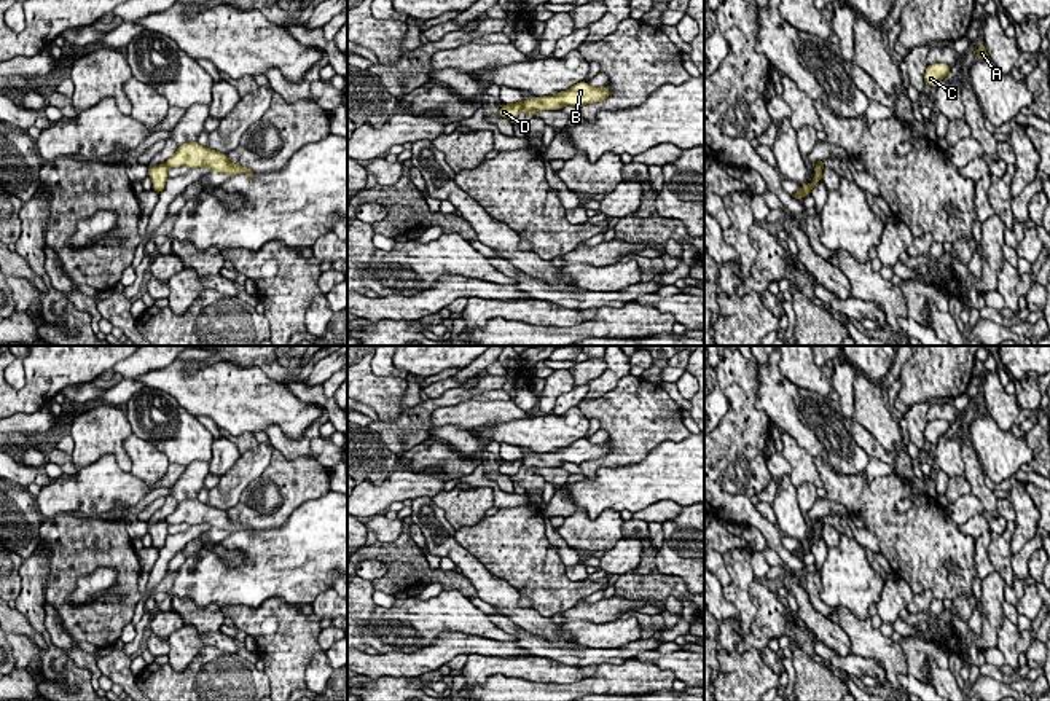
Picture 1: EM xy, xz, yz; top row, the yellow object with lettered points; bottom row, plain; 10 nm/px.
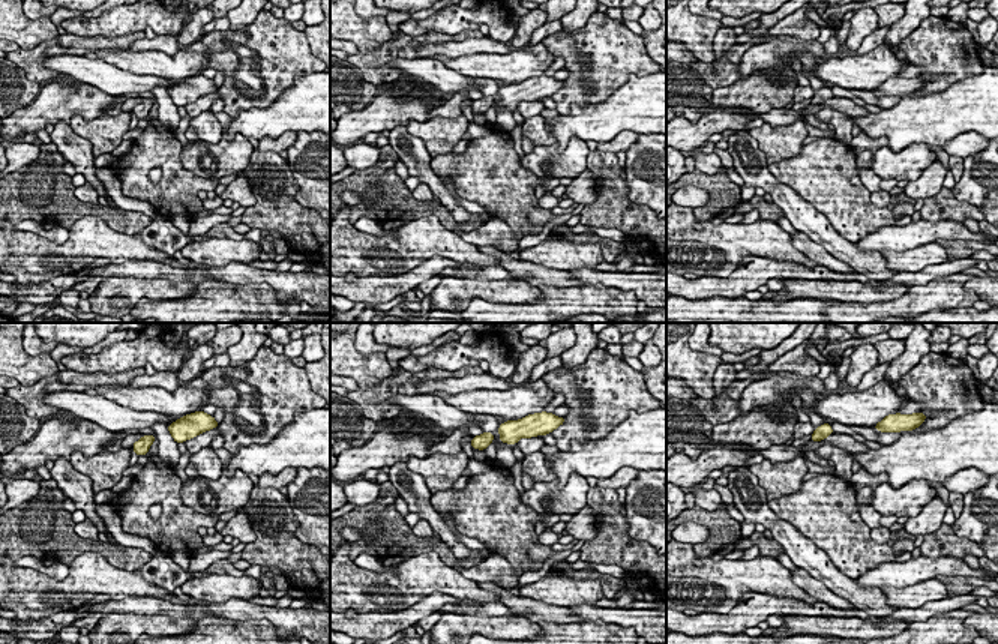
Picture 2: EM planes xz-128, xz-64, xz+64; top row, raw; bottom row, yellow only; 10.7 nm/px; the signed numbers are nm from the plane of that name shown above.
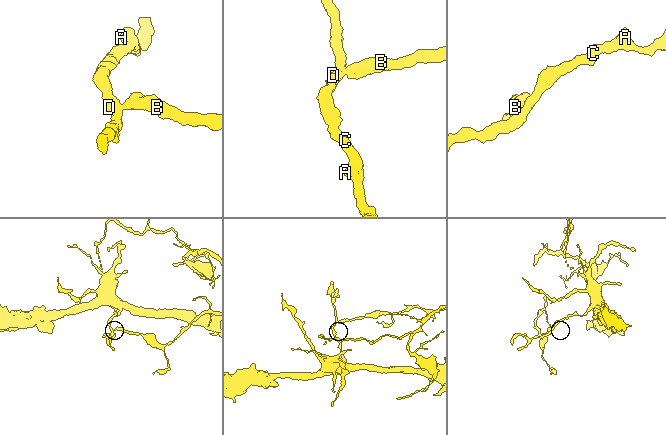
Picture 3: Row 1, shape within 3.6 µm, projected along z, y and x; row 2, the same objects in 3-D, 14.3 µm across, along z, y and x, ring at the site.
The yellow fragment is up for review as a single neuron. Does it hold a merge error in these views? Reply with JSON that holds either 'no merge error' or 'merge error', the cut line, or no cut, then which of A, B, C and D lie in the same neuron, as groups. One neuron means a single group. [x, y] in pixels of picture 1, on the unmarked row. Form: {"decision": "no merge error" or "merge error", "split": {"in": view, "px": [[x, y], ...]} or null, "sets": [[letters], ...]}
{"decision": "merge error", "split": {"in": "xz", "px": [[521, 458], [523, 466]]}, "sets": [["A", "C", "D"], ["B"]]}

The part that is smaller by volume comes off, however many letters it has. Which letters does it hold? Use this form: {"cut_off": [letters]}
{"cut_off": ["B"]}

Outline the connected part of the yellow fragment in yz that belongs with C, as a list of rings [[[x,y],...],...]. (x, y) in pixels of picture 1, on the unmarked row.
[[[932,421],[926,424],[924,430],[924,441],[929,441],[931,444],[937,444],[938,438],[942,435],[946,435],[953,424],[946,421]]]

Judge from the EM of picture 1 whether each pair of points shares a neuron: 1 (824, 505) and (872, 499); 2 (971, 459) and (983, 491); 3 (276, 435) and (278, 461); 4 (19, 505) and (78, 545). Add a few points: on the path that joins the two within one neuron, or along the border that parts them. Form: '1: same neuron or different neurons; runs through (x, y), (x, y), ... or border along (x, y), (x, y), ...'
1: different neurons; border along (824, 497), (842, 504), (851, 513)
2: same neuron; runs through (972, 467), (977, 483)
3: different neurons; border along (274, 448), (289, 459), (314, 459)
4: different neurons; border along (43, 520), (39, 539)

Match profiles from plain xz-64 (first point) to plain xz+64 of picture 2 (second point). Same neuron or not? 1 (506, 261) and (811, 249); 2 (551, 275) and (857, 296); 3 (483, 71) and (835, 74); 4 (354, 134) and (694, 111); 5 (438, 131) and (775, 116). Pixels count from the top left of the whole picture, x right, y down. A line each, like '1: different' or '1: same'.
1: same
2: different
3: same
4: different
5: different

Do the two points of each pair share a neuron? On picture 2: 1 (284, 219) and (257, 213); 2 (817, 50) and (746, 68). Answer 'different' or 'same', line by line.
1: same
2: same

